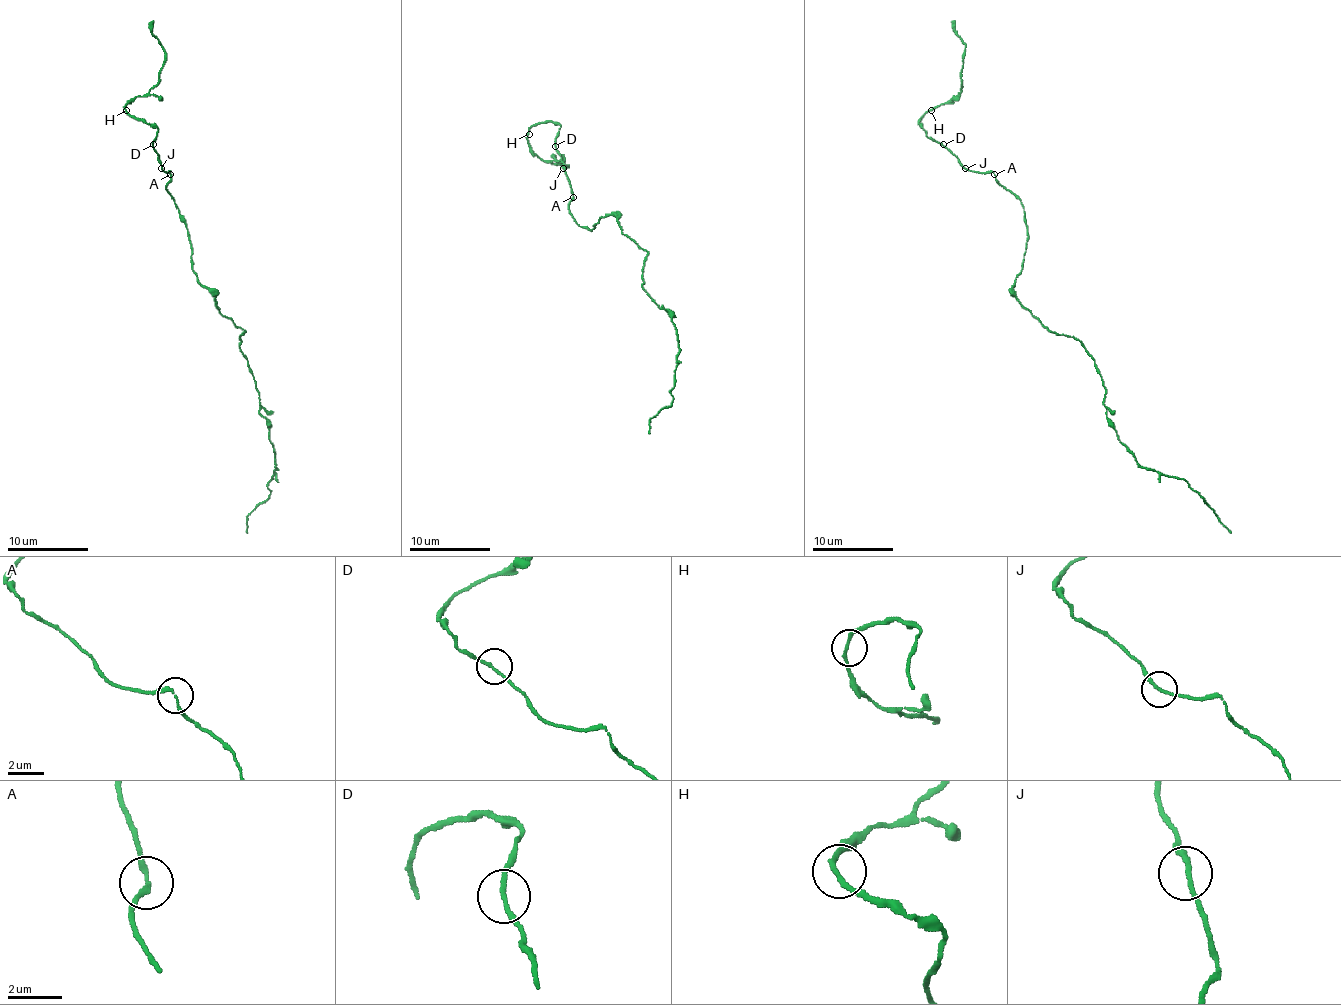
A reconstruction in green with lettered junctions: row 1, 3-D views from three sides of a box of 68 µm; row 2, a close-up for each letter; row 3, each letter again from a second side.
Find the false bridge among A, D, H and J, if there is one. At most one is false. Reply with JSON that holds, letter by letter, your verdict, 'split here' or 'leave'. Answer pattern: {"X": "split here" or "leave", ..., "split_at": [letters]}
{"A": "leave", "D": "leave", "H": "leave", "J": "leave", "split_at": []}

